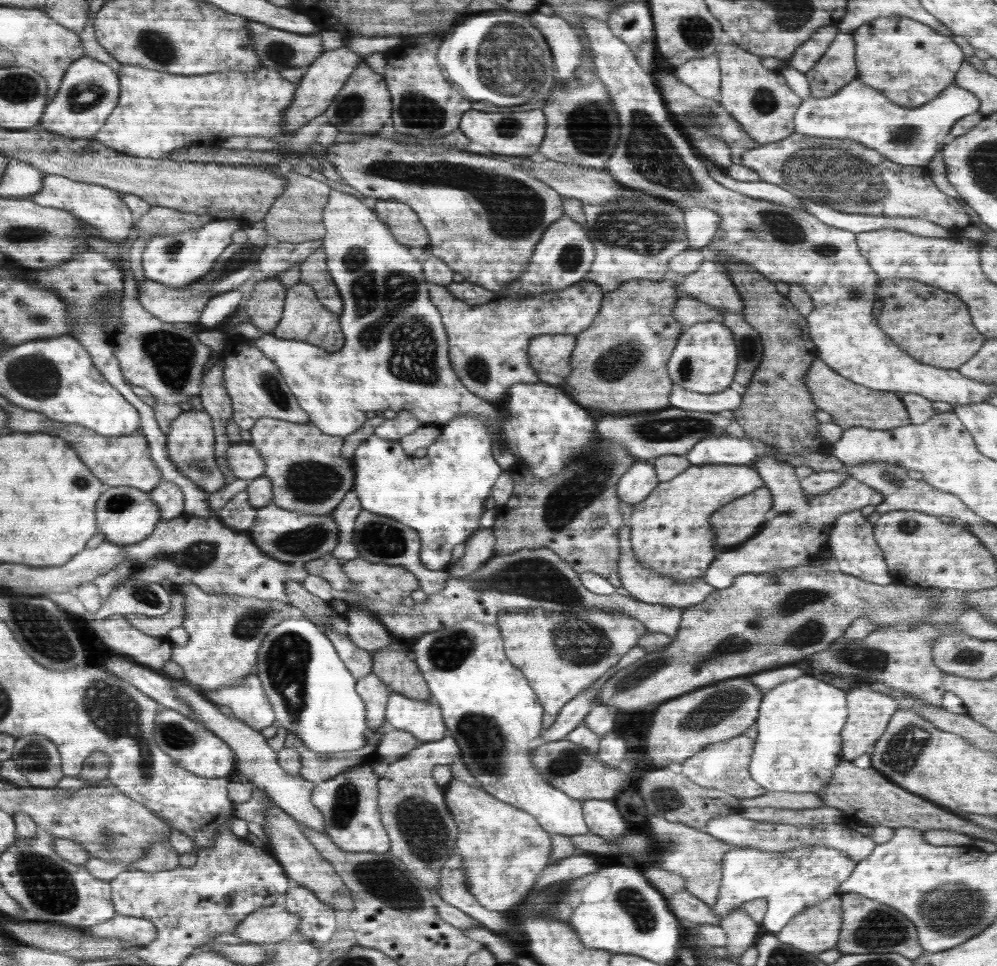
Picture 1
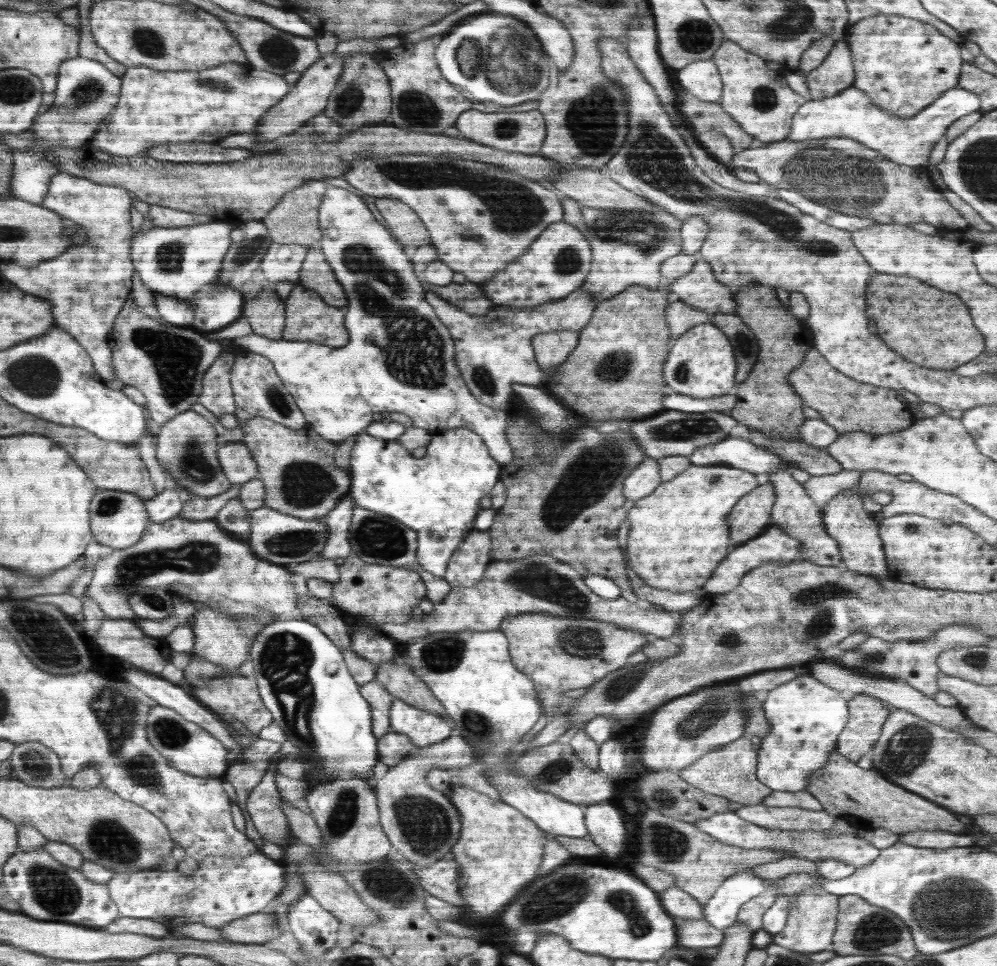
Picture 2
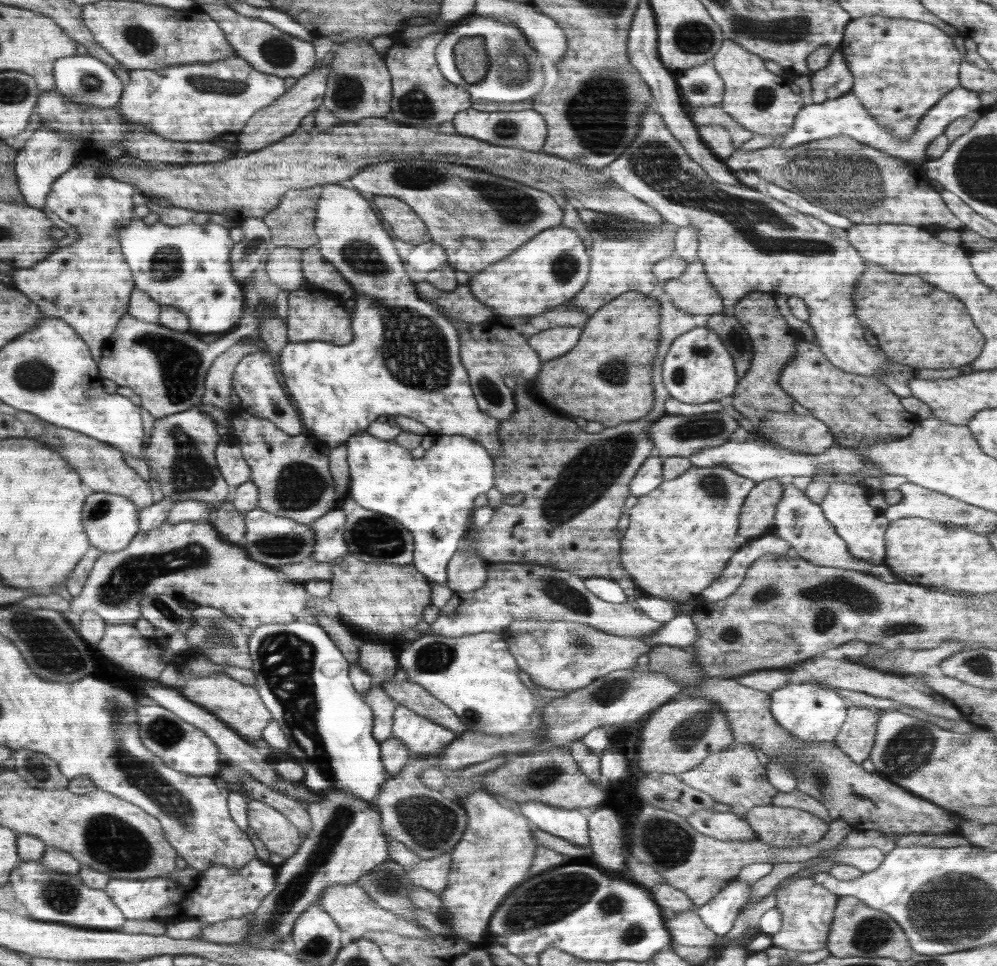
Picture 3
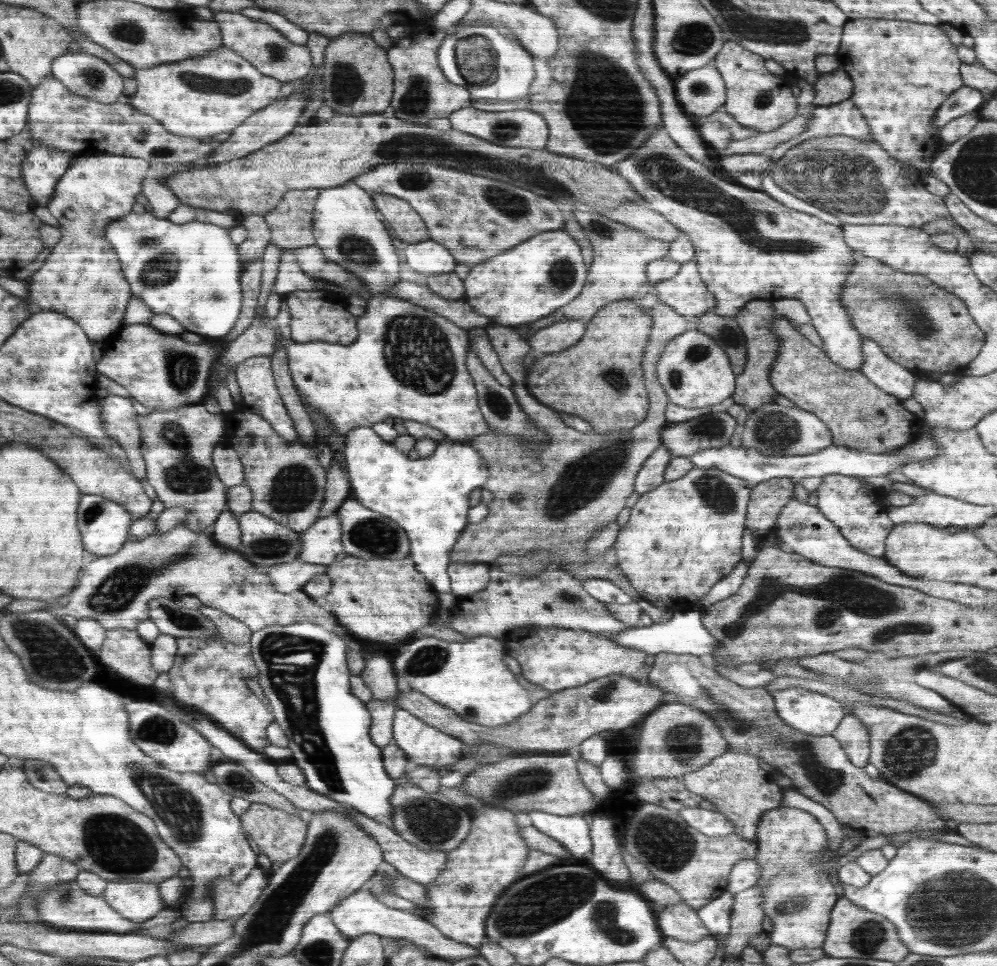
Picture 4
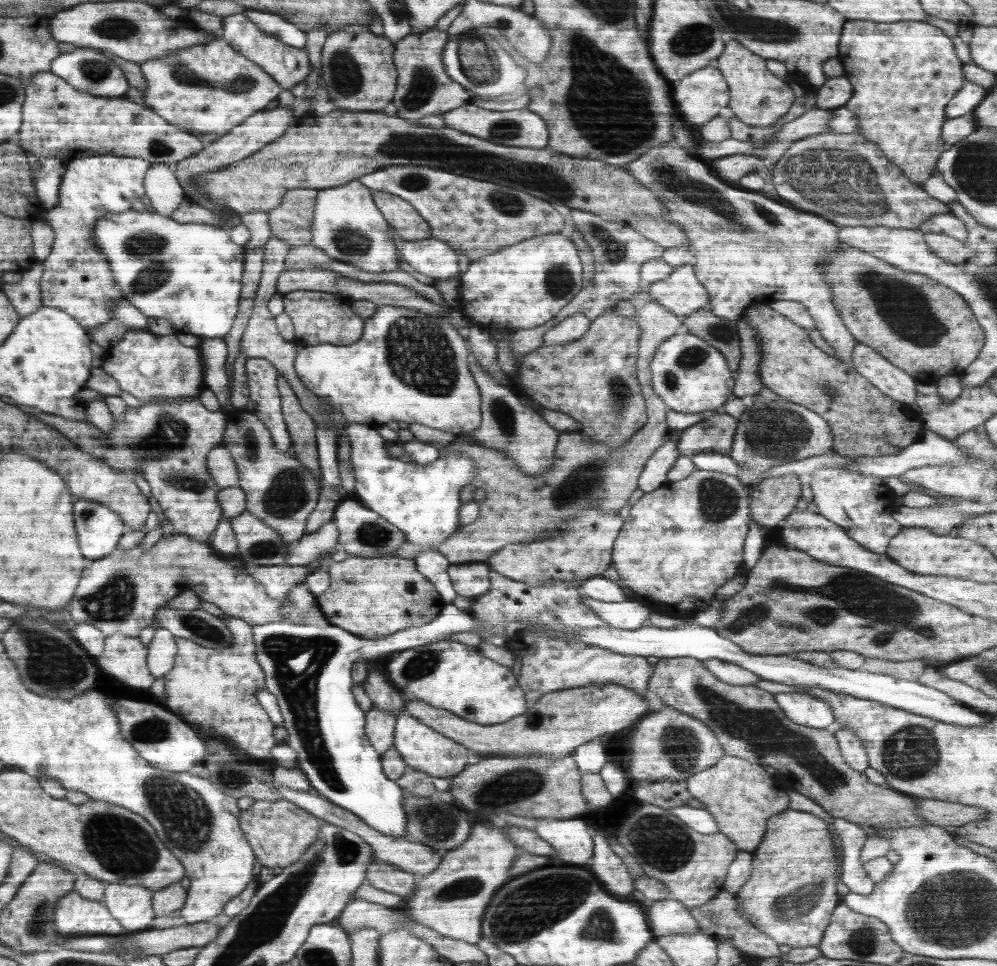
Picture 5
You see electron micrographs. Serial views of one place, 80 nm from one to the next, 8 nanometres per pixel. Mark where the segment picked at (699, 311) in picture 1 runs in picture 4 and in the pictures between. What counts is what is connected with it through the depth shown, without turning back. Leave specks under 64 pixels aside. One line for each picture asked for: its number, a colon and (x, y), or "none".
2: (679, 317)
3: (575, 483)
4: (579, 483)

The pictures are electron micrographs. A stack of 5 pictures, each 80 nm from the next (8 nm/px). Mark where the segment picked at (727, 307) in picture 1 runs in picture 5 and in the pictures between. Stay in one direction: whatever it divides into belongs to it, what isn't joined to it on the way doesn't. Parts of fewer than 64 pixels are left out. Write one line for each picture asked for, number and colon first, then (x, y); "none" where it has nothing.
2: (699, 289)
3: (692, 293)
4: (685, 293)
5: (681, 293)

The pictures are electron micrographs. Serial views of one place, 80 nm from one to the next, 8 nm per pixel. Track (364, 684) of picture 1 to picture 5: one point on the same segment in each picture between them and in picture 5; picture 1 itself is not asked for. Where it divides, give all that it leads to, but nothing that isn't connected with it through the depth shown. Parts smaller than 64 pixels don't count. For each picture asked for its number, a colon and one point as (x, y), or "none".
2: (380, 700)
3: (382, 706)
4: (382, 713)
5: (380, 726)

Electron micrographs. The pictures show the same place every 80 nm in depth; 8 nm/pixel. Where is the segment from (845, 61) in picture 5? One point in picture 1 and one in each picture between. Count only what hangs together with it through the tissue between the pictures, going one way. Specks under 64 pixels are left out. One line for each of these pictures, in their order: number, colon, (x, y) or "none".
1: (910, 62)
2: (903, 64)
3: (901, 68)
4: (902, 71)

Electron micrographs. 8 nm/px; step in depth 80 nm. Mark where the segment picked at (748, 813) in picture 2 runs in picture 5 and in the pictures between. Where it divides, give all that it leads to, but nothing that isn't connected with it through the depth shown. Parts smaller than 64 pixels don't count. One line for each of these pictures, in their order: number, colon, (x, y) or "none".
3: (777, 826)
4: (797, 896)
5: (791, 893)

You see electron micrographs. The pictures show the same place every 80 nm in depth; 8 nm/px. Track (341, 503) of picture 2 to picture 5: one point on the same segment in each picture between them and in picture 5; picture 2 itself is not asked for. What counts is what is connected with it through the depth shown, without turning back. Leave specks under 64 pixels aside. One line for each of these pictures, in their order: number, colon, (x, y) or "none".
3: (329, 530)
4: (322, 543)
5: (312, 546)

